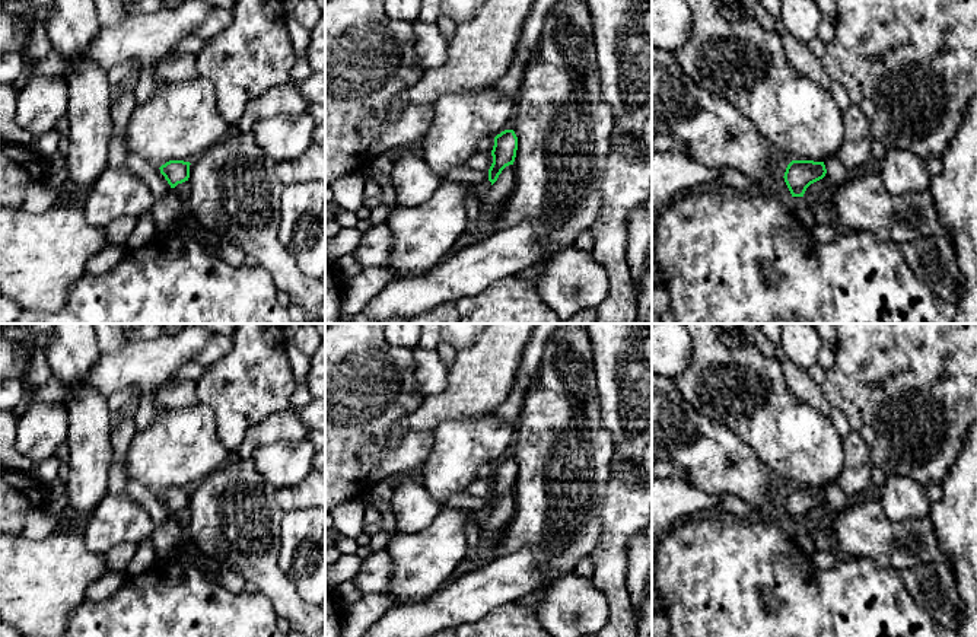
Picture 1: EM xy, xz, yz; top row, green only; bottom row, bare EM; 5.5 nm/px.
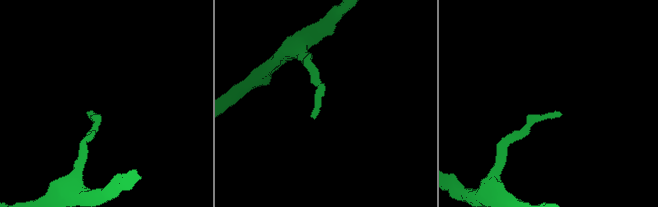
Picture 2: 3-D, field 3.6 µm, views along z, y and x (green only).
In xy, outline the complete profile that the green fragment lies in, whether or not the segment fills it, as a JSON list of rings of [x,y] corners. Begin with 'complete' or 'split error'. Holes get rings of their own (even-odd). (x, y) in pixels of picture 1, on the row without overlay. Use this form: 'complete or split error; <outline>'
complete; [[[169,487],[162,491],[160,500],[165,503],[171,515],[175,515],[178,510],[188,507],[190,504],[190,488],[184,487]]]

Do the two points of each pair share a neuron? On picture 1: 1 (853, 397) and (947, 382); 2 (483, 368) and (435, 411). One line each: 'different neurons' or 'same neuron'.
1: same neuron
2: same neuron

